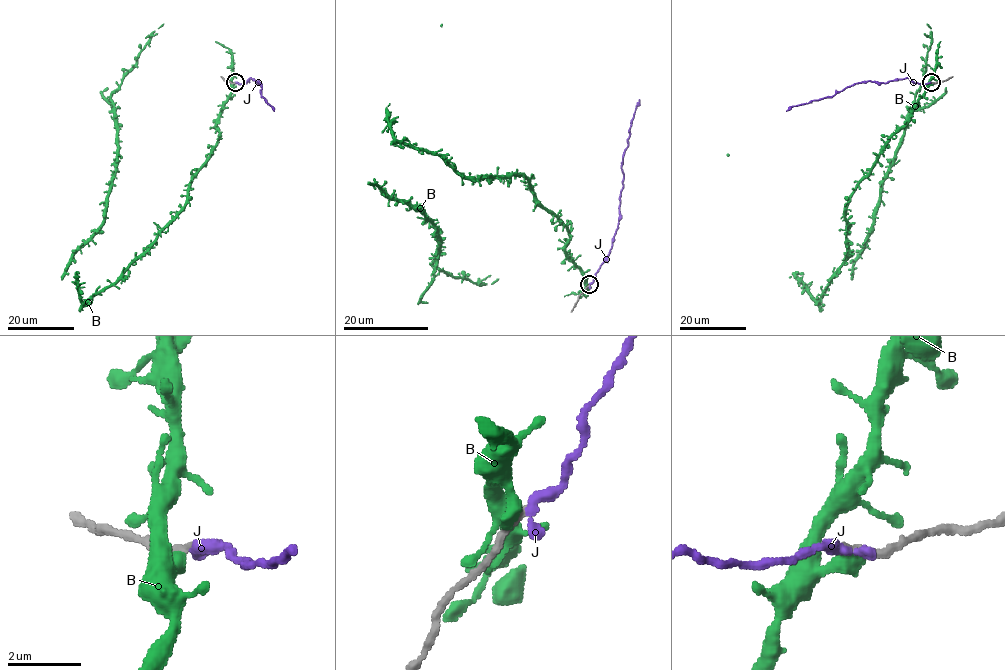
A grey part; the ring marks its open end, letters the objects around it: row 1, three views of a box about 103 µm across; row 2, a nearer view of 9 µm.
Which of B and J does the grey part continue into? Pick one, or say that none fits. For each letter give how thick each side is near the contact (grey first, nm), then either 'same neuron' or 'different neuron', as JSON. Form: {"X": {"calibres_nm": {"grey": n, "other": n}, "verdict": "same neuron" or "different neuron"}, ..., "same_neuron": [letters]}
{"B": {"calibres_nm": {"grey": 240, "other": 400}, "verdict": "different neuron"}, "J": {"calibres_nm": {"grey": 190, "other": 400}, "verdict": "same neuron"}, "same_neuron": ["J"]}

